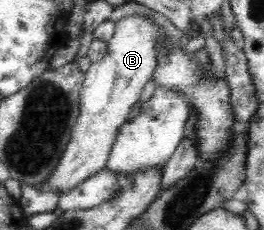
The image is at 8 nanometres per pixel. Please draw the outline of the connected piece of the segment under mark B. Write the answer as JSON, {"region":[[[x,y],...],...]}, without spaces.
{"region":[[[126,16],[115,25],[116,32],[107,43],[106,55],[102,61],[92,63],[84,73],[79,94],[79,117],[57,167],[41,185],[36,186],[38,191],[66,193],[104,169],[119,128],[128,121],[132,106],[140,100],[146,82],[153,78],[158,46],[162,42],[160,28],[146,16]]]}

